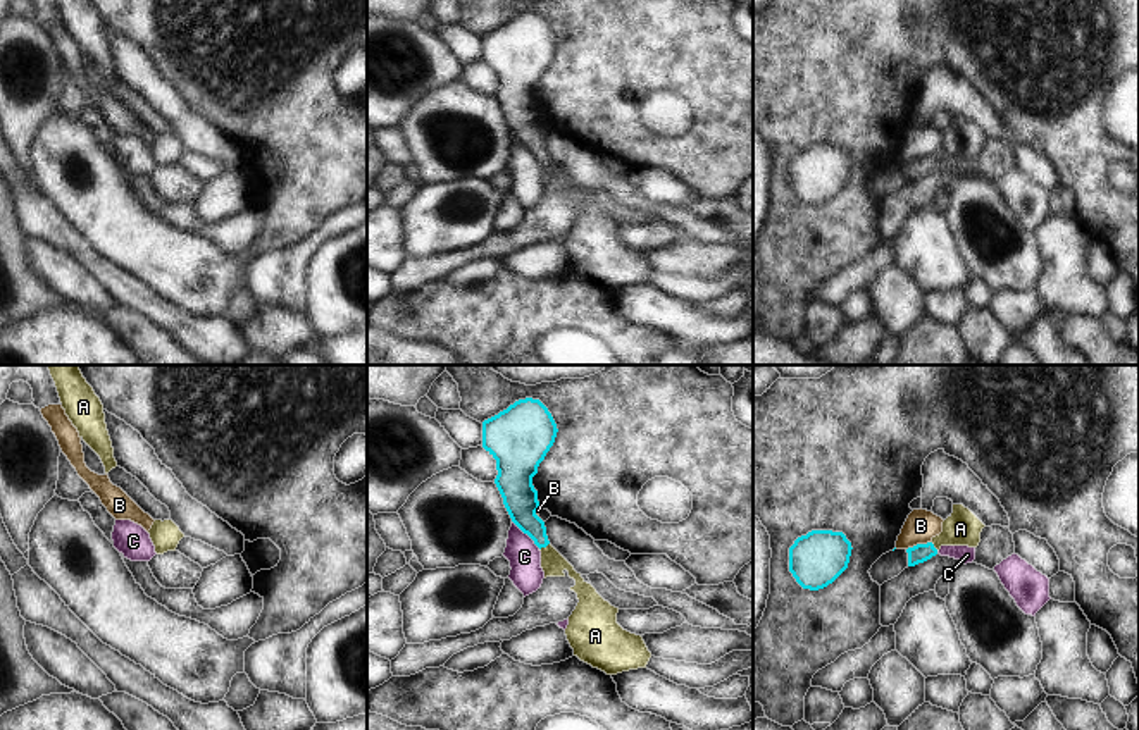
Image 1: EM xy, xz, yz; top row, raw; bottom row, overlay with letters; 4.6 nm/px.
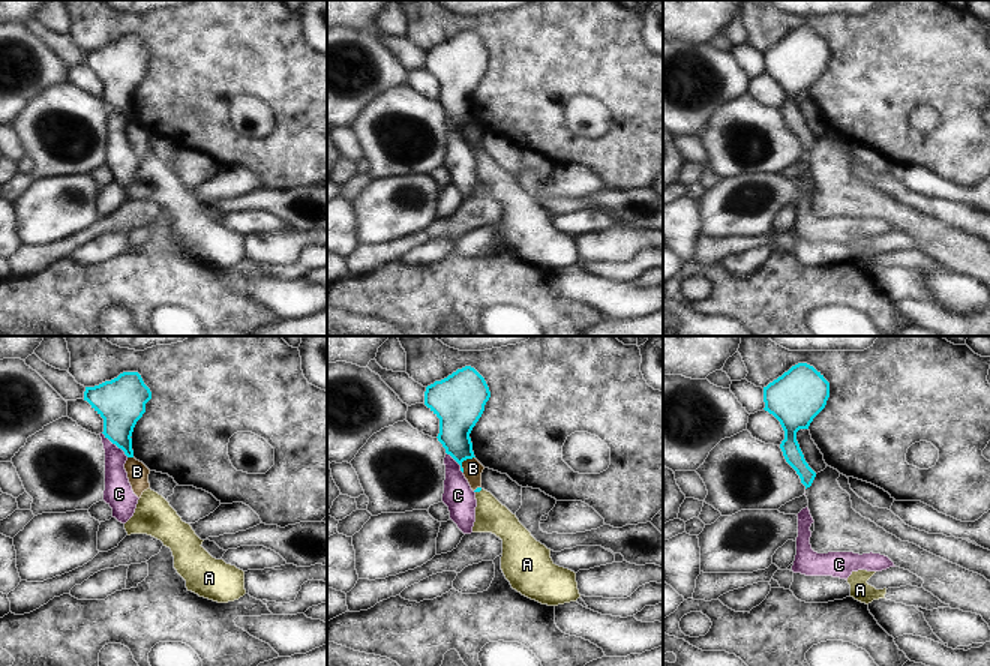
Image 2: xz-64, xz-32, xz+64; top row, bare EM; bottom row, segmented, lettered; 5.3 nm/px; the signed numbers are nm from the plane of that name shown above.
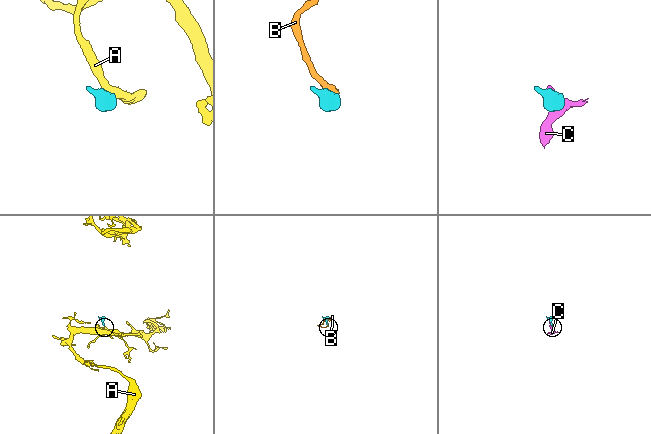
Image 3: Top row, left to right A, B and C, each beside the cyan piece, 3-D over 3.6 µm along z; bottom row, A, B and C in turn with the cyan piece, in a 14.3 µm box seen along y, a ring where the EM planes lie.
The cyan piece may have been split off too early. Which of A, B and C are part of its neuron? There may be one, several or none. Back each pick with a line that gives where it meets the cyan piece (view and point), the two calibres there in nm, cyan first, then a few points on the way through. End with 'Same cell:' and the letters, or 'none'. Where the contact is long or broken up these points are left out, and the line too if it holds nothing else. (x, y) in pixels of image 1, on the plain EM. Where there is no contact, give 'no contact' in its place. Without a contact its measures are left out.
A: xz (543, 160) | 160/110 nm | across xz (521, 112), (522, 128), (543, 160), (553, 178)
Same cell: A

